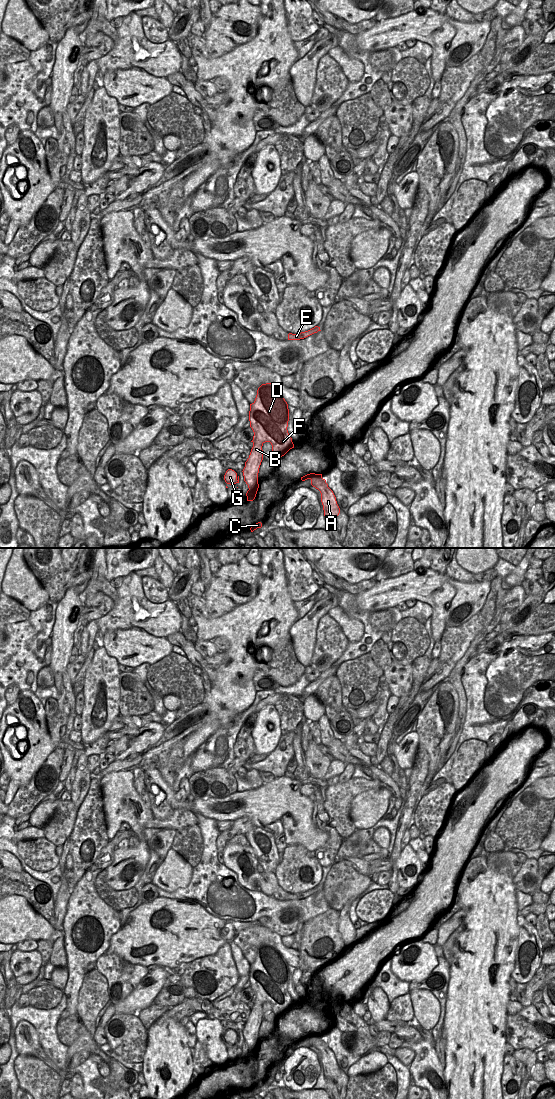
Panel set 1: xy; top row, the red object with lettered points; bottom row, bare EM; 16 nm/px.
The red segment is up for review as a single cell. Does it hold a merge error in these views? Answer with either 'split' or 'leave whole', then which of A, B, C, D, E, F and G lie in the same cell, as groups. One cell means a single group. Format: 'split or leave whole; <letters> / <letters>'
split; A D E F / B C G

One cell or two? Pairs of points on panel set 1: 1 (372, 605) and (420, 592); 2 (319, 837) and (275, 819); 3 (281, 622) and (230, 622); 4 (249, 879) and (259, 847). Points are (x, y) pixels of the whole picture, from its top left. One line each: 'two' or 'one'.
1: one
2: one
3: one
4: two

